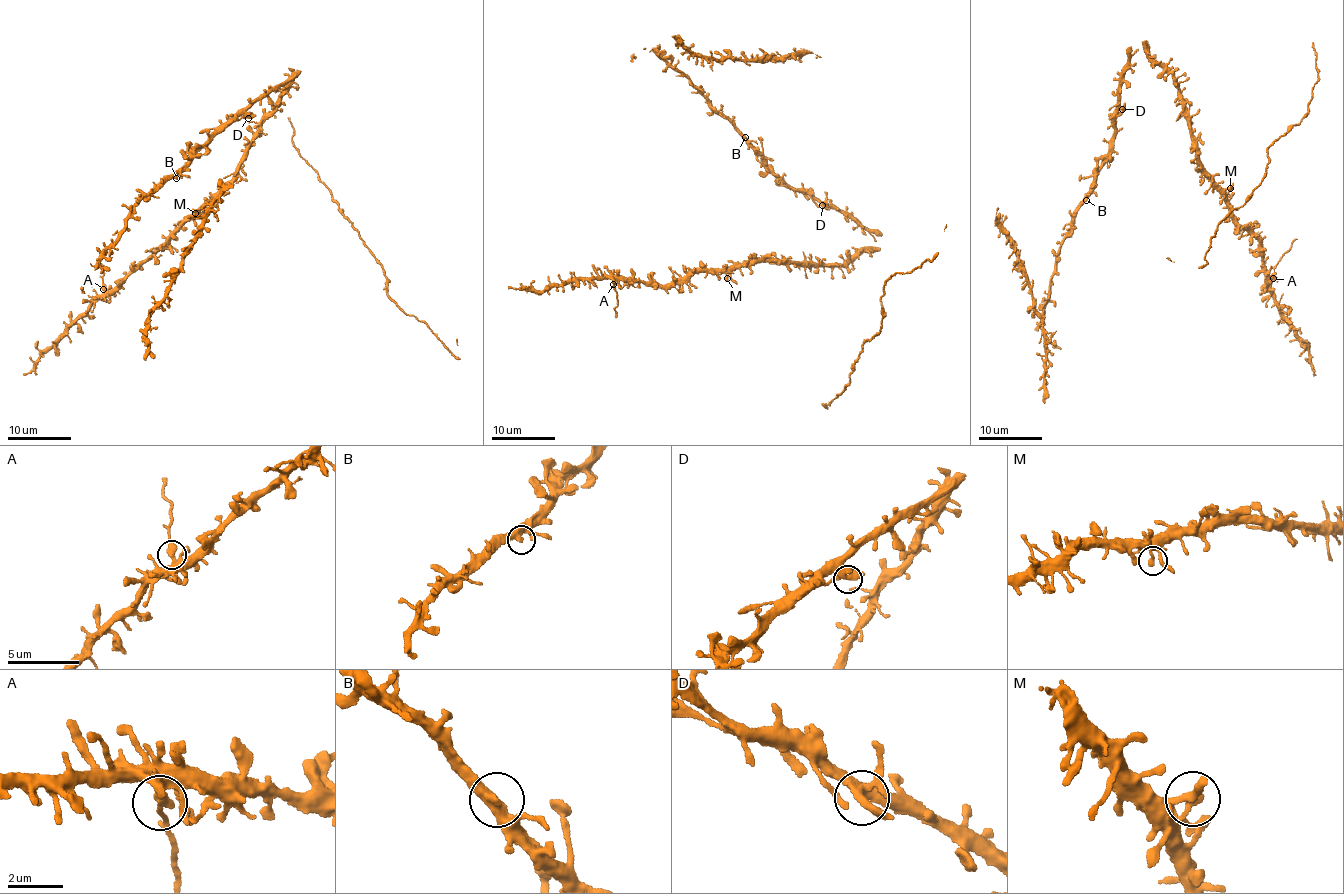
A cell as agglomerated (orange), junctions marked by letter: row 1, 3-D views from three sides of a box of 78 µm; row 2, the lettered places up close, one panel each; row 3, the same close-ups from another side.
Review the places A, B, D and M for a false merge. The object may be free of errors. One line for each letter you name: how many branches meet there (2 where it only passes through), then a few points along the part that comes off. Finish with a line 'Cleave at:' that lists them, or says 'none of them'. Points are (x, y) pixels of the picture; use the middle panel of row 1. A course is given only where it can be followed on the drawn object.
A: branches 2; course (613, 284), (618, 303), (616, 318)
Cleave at: A

